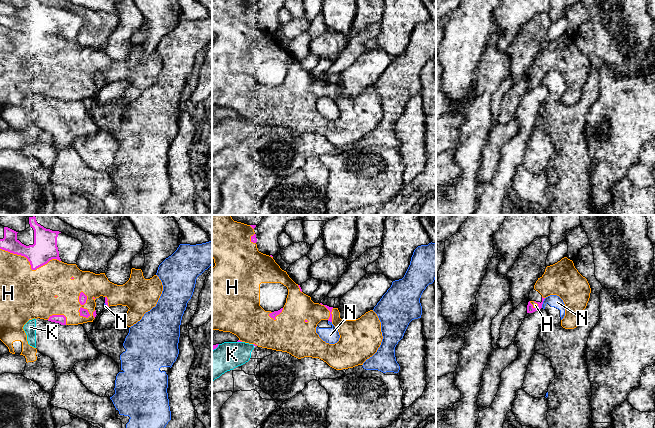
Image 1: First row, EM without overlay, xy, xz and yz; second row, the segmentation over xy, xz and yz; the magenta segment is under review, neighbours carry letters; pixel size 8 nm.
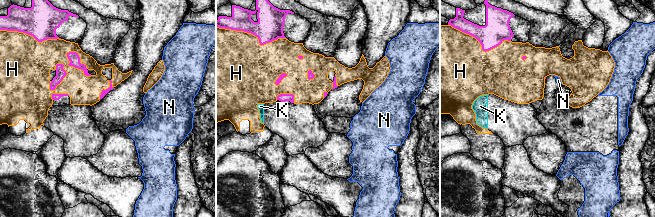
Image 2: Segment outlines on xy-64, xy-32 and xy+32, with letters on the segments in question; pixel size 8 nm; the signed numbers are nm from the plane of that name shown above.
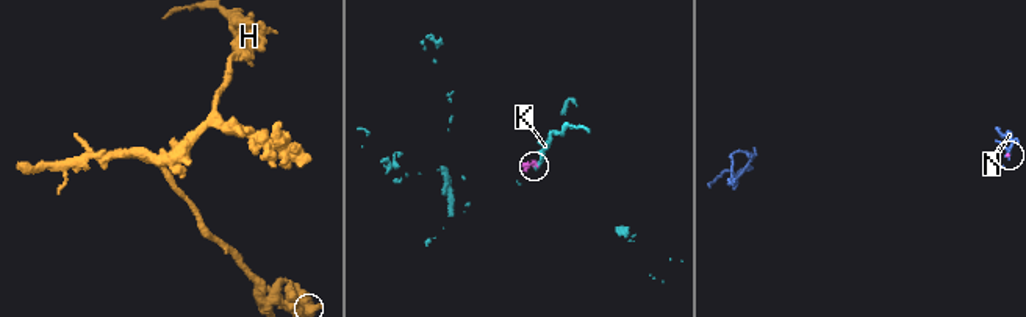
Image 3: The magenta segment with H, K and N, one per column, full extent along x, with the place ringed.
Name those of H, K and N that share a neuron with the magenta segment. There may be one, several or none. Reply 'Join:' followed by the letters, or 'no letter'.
Join: H

